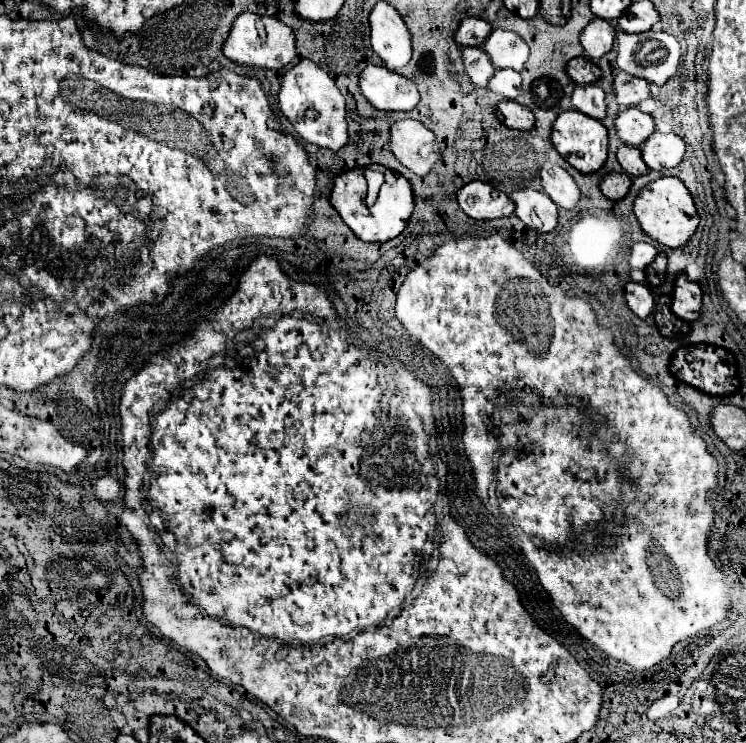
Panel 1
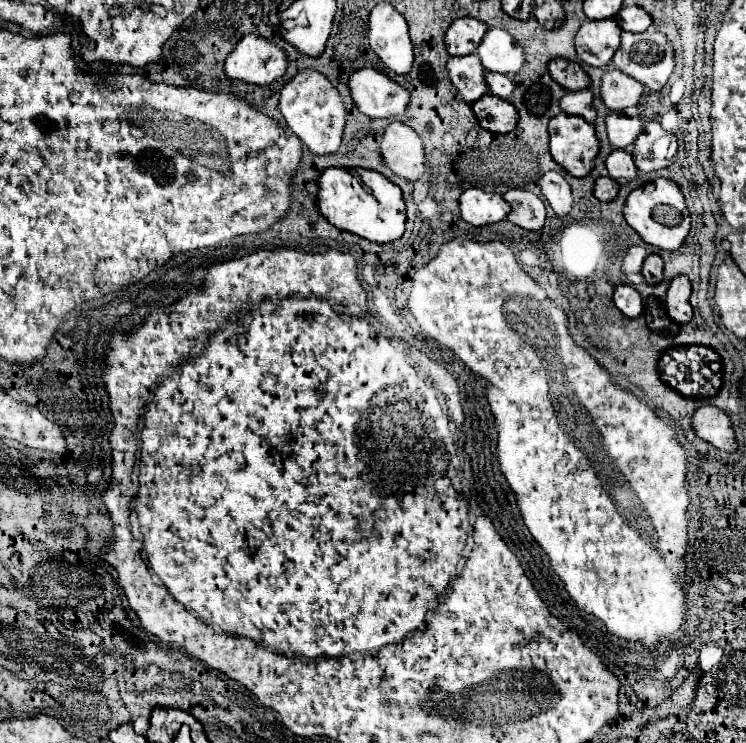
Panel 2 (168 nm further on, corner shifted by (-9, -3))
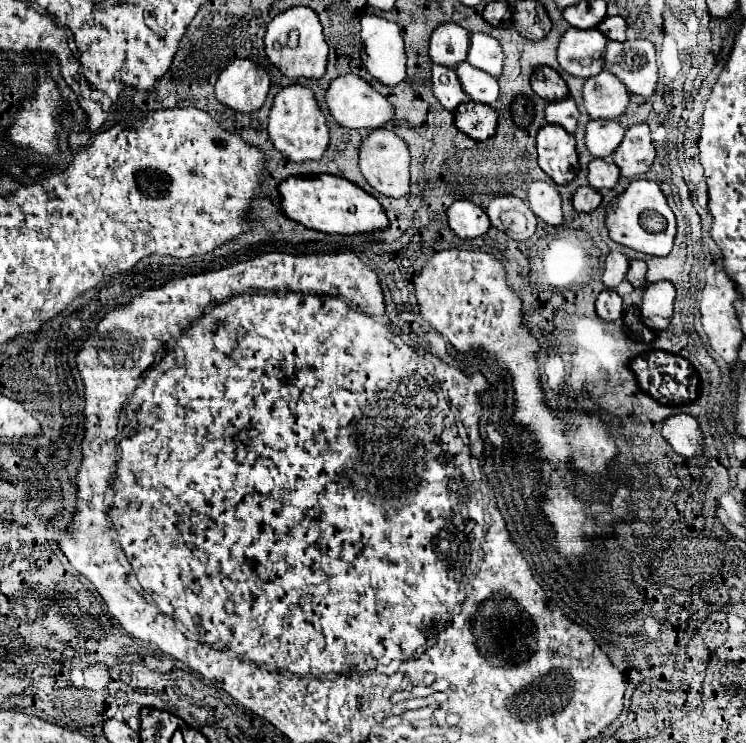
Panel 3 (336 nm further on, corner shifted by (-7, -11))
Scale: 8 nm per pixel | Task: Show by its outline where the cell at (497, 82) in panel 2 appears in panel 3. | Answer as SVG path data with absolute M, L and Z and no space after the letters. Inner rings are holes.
M462 62L456 66L458 80L462 84L462 90L474 100L482 104L492 104L498 100L498 82L488 72L482 72L468 62Z

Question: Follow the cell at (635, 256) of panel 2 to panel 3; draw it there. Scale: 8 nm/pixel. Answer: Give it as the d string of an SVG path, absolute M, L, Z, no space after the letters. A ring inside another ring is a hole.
M610 252L606 256L606 266L604 266L604 274L602 274L602 282L606 288L614 290L626 278L628 262L630 260L620 252Z

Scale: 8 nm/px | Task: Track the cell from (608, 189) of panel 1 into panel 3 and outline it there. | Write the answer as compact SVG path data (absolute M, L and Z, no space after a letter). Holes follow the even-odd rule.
M580 186L572 196L572 206L576 212L592 212L596 206L600 206L600 202L600 192L590 186Z

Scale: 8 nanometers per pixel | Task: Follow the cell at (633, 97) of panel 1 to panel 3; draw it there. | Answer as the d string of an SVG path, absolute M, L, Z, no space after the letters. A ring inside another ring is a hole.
M602 70L598 76L590 76L584 82L582 98L590 118L614 120L624 114L630 94L614 74Z

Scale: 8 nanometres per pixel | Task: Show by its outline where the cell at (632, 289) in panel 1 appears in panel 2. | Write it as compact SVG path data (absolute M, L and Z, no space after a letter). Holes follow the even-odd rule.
M618 286L614 290L614 304L628 316L628 318L640 318L644 312L644 300L636 292L634 286Z

